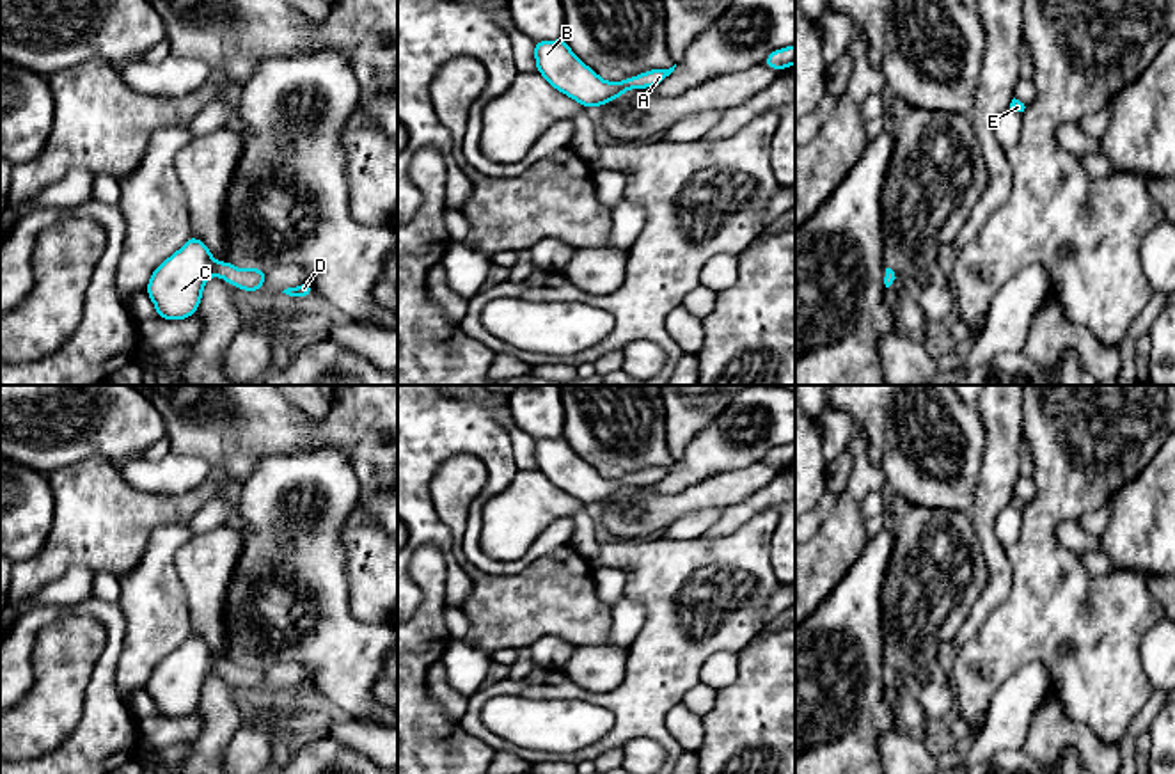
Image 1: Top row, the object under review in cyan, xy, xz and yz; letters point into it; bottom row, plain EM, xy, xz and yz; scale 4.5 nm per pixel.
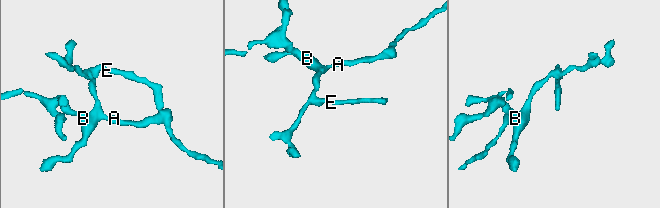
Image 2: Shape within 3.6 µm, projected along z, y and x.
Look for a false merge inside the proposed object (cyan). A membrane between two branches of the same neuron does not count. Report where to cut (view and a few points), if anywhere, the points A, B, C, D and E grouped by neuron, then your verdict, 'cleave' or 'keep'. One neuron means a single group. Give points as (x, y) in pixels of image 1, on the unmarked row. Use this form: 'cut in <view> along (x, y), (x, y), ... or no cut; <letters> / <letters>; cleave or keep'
no cut; A B C D E; keep

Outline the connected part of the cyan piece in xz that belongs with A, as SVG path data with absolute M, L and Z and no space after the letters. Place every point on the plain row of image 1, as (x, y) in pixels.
M564 437L536 438L534 456L538 470L559 490L579 499L584 506L607 502L628 486L648 486L662 481L676 465L650 467L634 476L609 481L589 463L580 460Z

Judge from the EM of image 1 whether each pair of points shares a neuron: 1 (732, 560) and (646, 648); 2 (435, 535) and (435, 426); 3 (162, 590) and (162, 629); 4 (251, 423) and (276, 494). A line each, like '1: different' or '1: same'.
1: same
2: same
3: same
4: different

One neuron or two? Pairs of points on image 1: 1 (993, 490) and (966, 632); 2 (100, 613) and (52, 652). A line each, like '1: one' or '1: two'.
1: one
2: two

